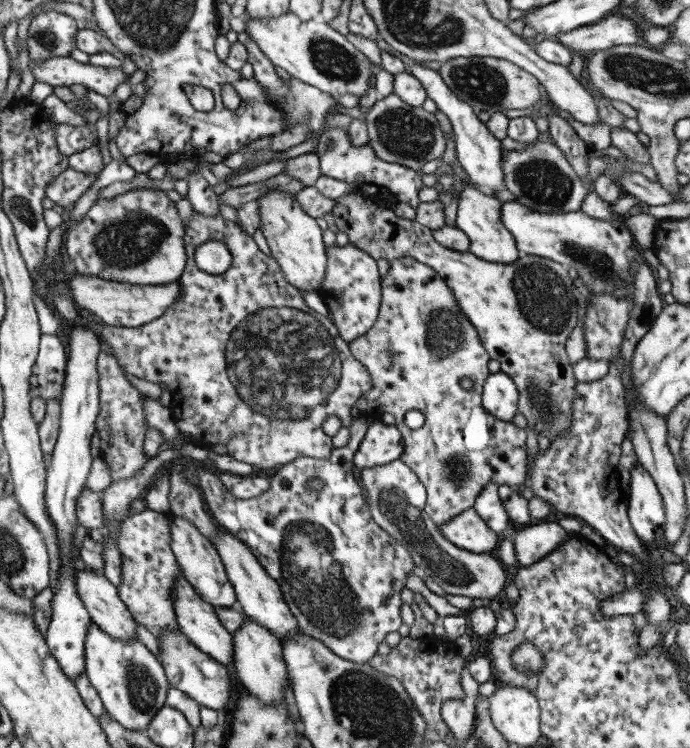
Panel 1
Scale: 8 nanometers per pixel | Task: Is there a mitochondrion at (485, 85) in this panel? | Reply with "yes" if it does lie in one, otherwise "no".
yes

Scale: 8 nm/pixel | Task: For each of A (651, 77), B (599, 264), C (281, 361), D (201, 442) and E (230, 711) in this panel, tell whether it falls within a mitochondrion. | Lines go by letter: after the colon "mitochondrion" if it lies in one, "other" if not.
A: mitochondrion
B: mitochondrion
C: mitochondrion
D: other
E: other

